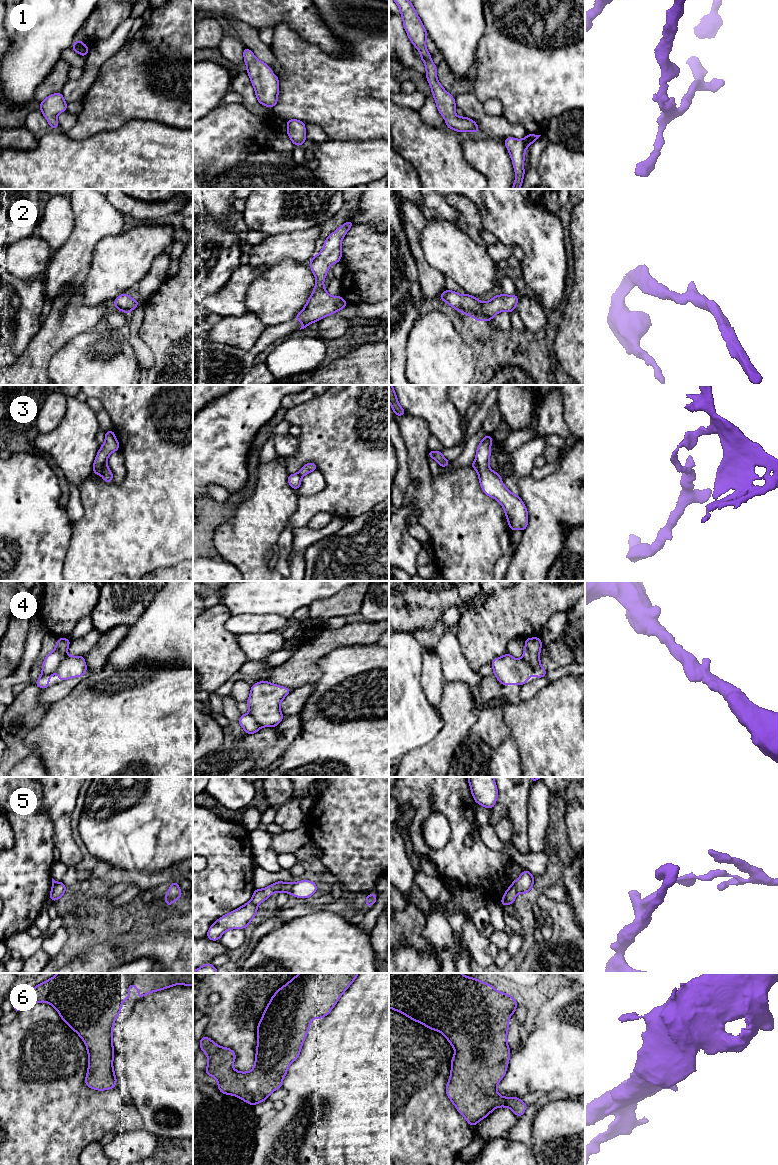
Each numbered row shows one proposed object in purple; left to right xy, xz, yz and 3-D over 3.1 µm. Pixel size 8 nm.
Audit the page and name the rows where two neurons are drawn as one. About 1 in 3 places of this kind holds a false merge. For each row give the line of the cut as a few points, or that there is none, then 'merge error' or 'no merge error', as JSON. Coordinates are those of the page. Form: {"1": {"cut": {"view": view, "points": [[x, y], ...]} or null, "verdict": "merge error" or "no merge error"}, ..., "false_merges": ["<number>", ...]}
{"1": {"cut": null, "verdict": "no merge error"}, "2": {"cut": null, "verdict": "no merge error"}, "3": {"cut": {"view": "xy", "points": [[105, 461], [101, 474]]}, "verdict": "merge error"}, "4": {"cut": null, "verdict": "no merge error"}, "5": {"cut": {"view": "yz", "points": [[512, 883], [517, 892]]}, "verdict": "merge error"}, "6": {"cut": null, "verdict": "no merge error"}, "false_merges": ["3", "5"]}

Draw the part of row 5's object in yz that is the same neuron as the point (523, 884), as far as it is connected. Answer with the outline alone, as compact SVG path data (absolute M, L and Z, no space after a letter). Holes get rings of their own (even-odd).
M524 870L522 874L513 882L513 884L517 893L526 895L533 887L534 876L528 870Z

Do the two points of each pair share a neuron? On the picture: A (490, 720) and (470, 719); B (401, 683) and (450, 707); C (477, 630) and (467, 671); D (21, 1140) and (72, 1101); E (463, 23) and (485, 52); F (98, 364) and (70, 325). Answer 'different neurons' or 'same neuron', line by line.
A: different neurons
B: different neurons
C: different neurons
D: same neuron
E: different neurons
F: different neurons

